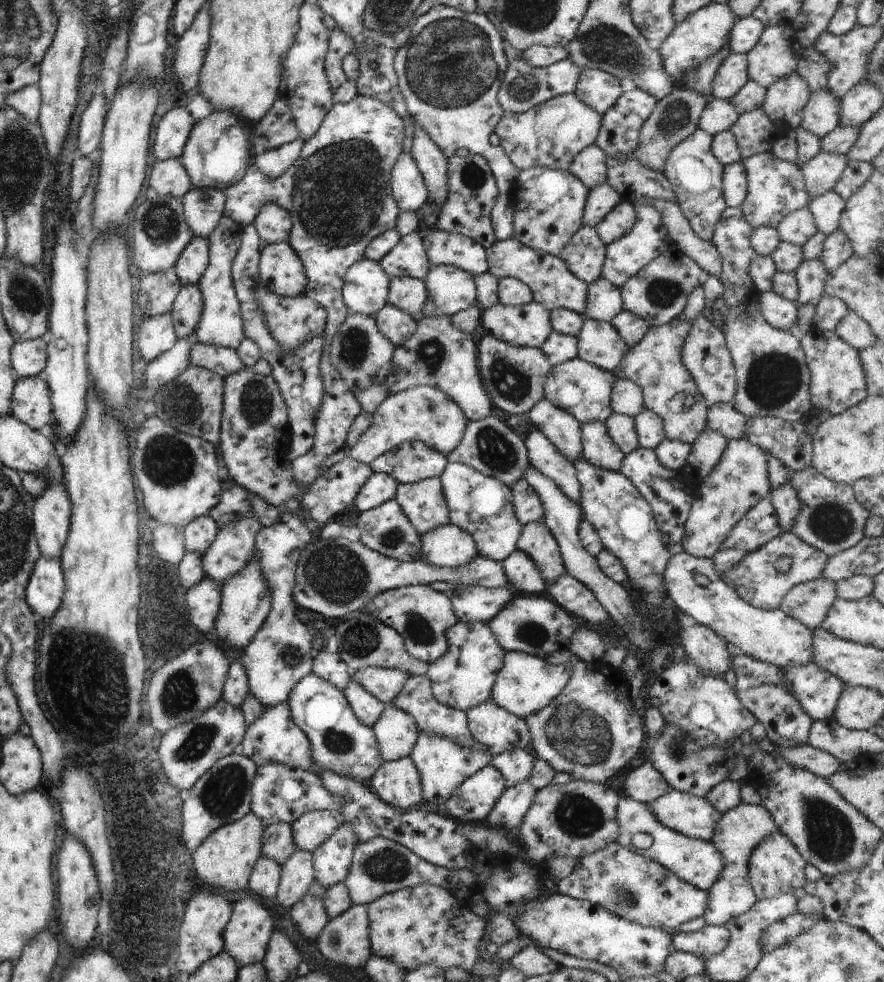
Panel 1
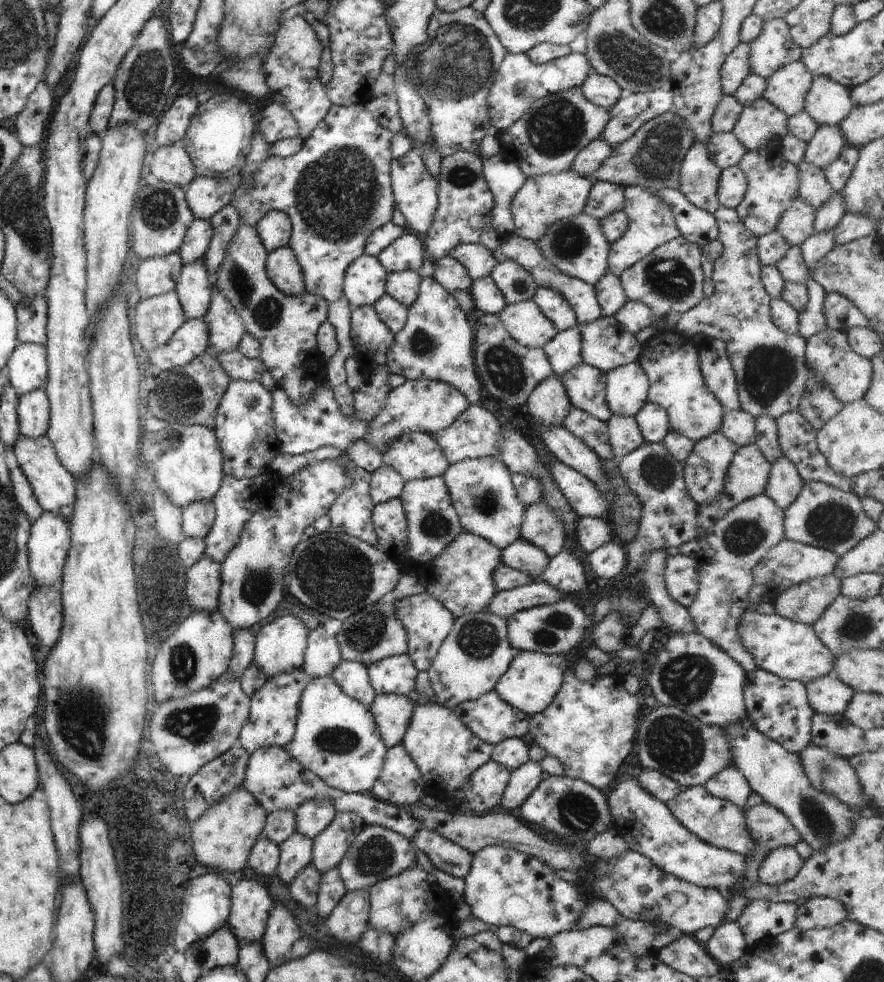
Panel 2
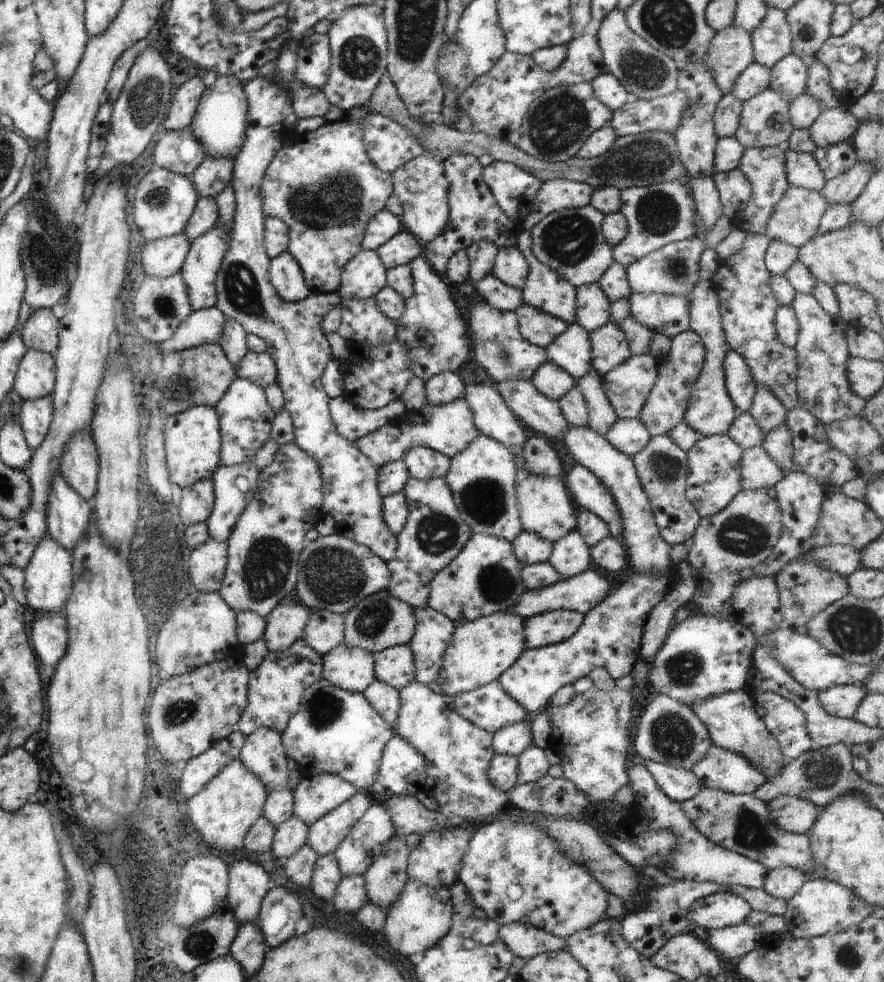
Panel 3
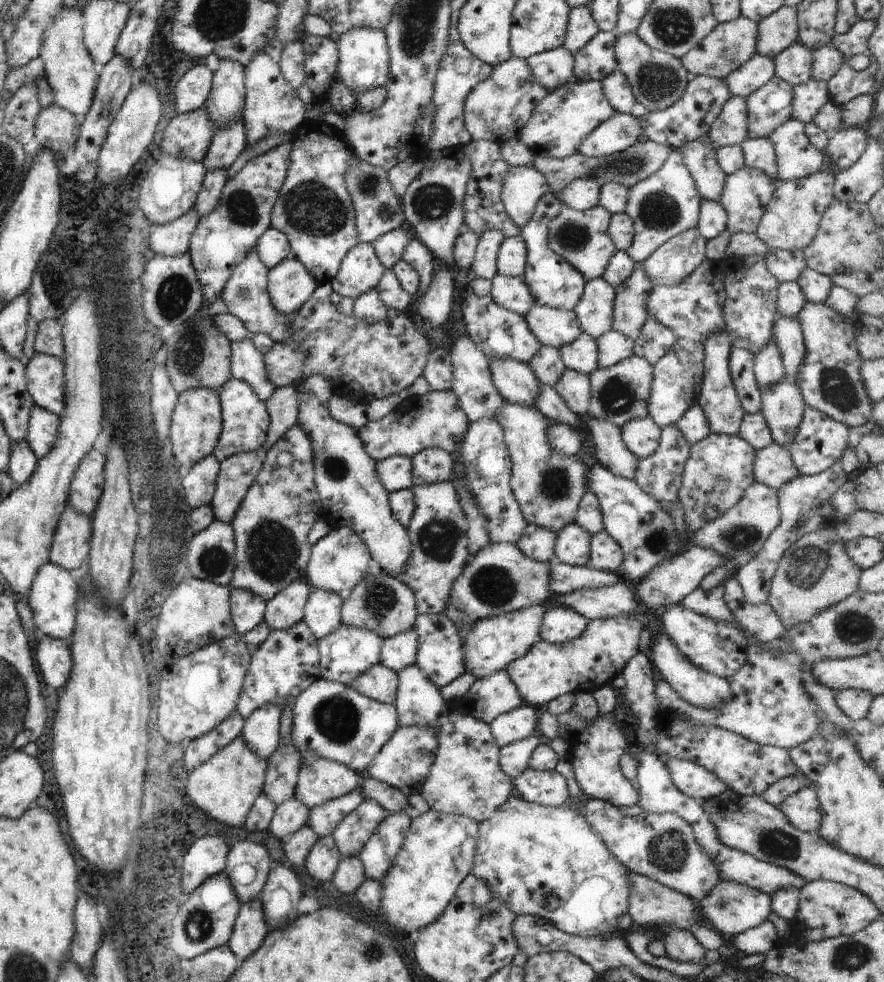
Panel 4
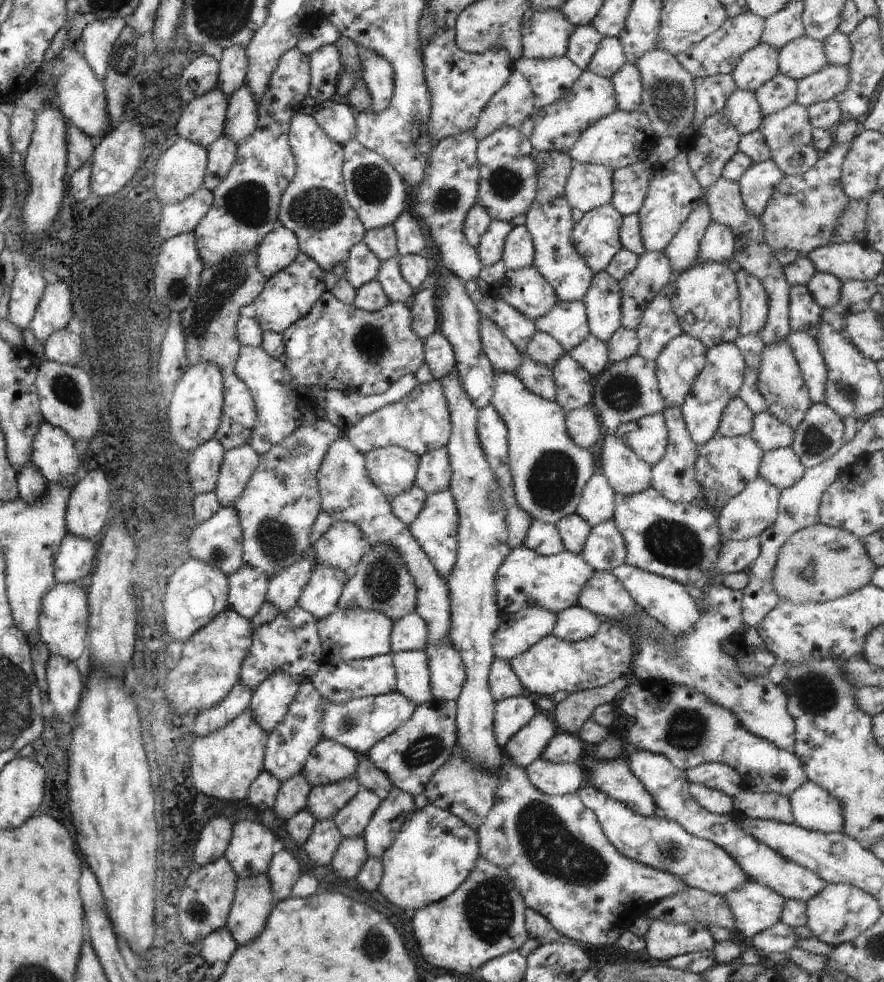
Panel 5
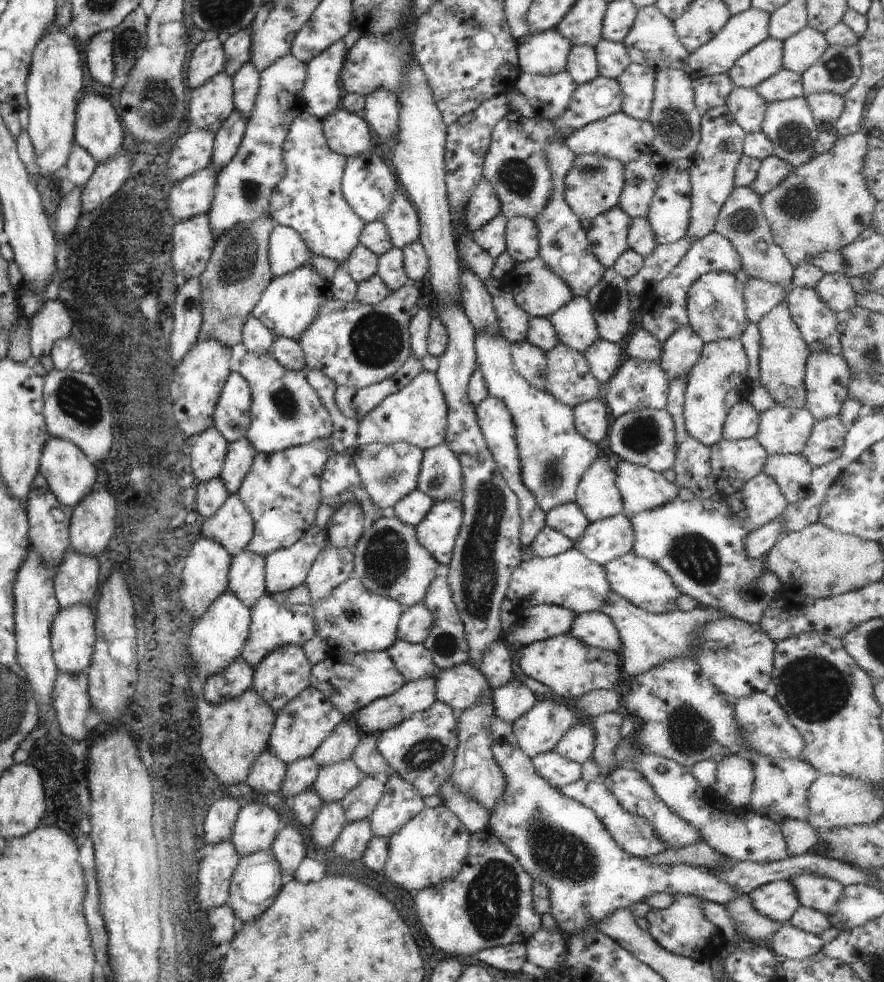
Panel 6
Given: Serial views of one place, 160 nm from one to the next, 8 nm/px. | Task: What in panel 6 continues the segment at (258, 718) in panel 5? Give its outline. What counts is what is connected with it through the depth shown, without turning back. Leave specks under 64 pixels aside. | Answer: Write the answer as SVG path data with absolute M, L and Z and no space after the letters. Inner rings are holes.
M281 644L267 652L252 668L253 677L251 687L261 696L261 700L271 708L271 712L278 712L291 698L299 695L310 686L311 664L303 654L301 646L295 644Z

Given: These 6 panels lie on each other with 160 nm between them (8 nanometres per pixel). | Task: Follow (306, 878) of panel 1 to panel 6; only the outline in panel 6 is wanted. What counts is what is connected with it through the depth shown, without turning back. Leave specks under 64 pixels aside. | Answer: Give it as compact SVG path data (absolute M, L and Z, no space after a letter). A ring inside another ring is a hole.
M308 758L298 759L286 765L284 781L279 790L281 798L291 798L299 792L305 792L315 781L317 764Z

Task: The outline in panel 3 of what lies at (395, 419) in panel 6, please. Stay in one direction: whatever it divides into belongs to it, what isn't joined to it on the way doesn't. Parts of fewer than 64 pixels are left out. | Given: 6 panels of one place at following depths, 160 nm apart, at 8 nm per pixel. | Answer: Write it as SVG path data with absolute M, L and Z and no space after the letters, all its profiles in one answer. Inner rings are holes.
M465 399L452 400L443 406L423 404L421 410L416 413L405 412L397 422L384 424L372 433L354 440L358 451L366 456L371 464L376 467L383 466L391 461L401 461L403 453L412 446L432 448L434 451L451 458L455 453L463 450L480 432L475 428L472 421L472 412ZM407 413L413 416L413 425L408 426L403 422Z

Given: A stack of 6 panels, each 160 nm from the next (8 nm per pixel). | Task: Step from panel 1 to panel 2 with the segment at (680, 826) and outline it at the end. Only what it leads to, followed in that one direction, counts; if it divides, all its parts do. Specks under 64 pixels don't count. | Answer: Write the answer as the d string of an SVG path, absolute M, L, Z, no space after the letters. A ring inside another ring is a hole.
M703 787L683 789L665 804L667 810L675 817L675 820L679 821L679 824L682 824L691 834L711 846L727 849L743 856L750 855L757 847L748 832L743 808L740 809L734 804L711 796Z

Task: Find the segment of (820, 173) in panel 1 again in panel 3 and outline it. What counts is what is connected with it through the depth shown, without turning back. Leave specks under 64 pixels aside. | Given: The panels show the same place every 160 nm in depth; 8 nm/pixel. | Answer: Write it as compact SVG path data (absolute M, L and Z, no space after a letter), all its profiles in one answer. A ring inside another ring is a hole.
M821 109L808 133L816 148L825 148L850 141L858 125L847 109Z

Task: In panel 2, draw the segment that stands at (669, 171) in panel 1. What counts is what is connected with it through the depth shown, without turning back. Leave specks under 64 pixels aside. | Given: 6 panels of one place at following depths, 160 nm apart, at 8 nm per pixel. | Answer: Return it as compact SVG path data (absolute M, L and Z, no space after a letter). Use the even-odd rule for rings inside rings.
M695 141L683 155L676 189L694 207L712 215L720 207L716 197L720 171L709 160L704 144Z

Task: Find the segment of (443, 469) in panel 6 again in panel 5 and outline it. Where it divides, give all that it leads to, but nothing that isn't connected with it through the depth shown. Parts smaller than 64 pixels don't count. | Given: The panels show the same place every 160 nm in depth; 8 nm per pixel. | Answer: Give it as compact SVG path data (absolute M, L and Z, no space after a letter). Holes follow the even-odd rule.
M436 448L418 457L413 484L427 495L447 489L451 469L446 448Z

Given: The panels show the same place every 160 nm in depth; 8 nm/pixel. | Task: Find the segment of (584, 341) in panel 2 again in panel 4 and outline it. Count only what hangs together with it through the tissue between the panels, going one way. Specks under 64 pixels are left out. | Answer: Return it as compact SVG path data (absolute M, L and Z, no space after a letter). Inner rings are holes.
M609 329L602 335L595 337L594 341L599 369L613 366L620 360L629 358L629 356L634 354L632 351L633 340L613 329Z

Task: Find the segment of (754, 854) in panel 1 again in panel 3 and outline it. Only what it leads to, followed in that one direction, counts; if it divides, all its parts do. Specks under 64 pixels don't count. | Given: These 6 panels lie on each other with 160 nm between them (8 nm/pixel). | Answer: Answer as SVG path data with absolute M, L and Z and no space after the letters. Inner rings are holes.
M775 867L766 872L762 889L769 896L783 898L783 900L788 901L805 881L806 878L796 868Z

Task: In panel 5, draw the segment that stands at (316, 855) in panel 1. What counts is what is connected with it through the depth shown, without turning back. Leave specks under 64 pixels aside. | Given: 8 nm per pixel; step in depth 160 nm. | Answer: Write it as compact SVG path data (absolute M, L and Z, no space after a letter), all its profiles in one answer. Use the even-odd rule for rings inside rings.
M354 777L313 787L307 795L306 810L316 821L332 819L333 815L361 789Z

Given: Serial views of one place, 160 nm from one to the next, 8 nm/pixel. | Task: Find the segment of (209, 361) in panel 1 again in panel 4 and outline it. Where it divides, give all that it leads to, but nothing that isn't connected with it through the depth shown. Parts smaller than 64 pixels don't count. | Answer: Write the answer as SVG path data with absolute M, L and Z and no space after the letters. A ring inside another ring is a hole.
M329 283L318 284L309 298L288 316L292 332L284 343L273 343L271 350L262 355L263 368L267 380L275 387L286 387L307 376L324 376L332 385L334 394L341 395L352 403L367 404L382 399L407 388L422 374L430 353L430 346L424 334L417 330L413 318L407 311L390 313L381 322L366 325L355 320L352 315L343 316L330 304Z

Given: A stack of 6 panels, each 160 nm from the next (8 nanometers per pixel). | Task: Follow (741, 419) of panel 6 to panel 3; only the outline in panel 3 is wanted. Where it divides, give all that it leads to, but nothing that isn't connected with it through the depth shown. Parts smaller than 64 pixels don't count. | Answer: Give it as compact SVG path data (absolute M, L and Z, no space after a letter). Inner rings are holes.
M699 280L687 296L688 328L701 339L704 359L699 374L688 388L688 401L683 415L683 422L701 437L726 434L737 409L727 396L722 373L722 360L728 350L720 325L719 307L715 291L710 281Z

